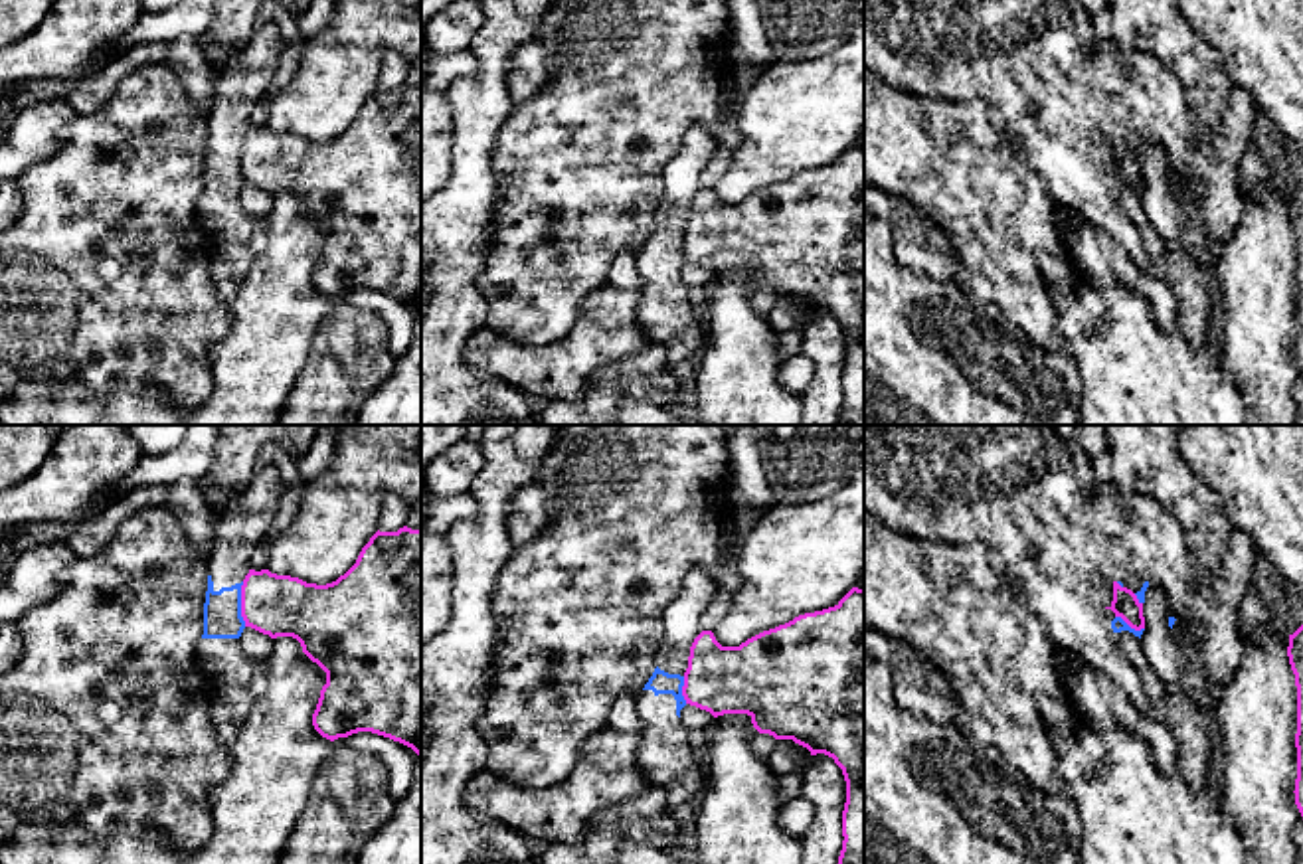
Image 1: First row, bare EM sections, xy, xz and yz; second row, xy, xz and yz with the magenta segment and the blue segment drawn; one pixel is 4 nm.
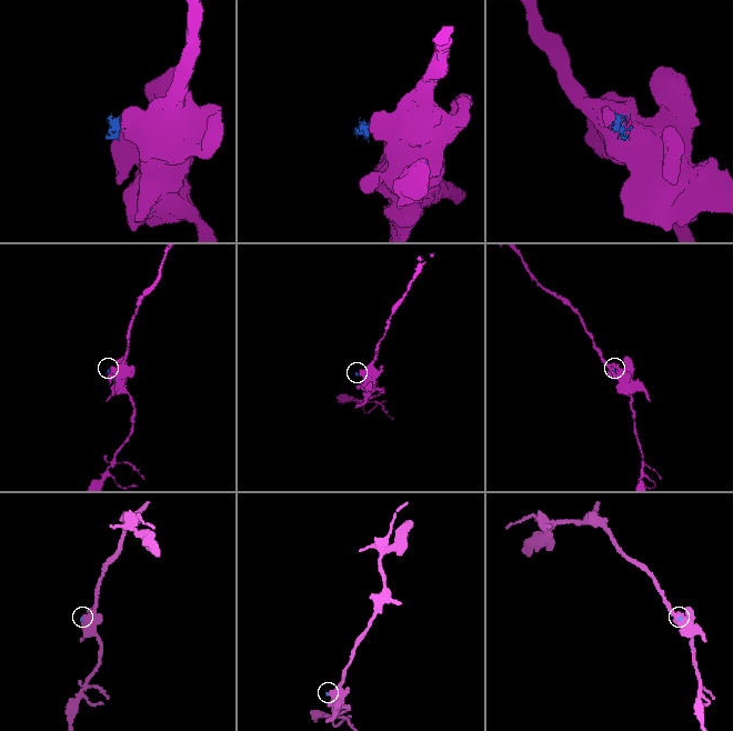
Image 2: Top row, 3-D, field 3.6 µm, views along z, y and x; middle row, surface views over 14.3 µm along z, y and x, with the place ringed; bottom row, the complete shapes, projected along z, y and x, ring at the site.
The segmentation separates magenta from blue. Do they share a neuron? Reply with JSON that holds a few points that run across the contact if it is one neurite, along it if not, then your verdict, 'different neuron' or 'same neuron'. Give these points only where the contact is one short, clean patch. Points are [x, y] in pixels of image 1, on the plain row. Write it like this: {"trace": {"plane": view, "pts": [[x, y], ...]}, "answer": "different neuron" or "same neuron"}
{"trace": {"plane": "xy", "pts": [[242, 139], [242, 176], [246, 182]]}, "answer": "different neuron"}

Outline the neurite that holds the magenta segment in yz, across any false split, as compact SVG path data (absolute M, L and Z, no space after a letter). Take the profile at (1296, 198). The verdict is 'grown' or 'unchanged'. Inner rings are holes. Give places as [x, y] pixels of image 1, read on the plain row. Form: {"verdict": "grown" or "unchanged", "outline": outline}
{"verdict": "unchanged", "outline": "M1303 182L1293 192L1289 192L1287 214L1297 243L1297 291L1295 291L1297 336L1293 350L1295 350L1295 362L1303 374Z"}

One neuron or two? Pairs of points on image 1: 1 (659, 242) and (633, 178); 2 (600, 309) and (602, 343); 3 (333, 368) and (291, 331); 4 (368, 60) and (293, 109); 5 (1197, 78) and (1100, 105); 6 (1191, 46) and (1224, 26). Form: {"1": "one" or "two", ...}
{"1": "two", "2": "one", "3": "two", "4": "one", "5": "two", "6": "two"}

